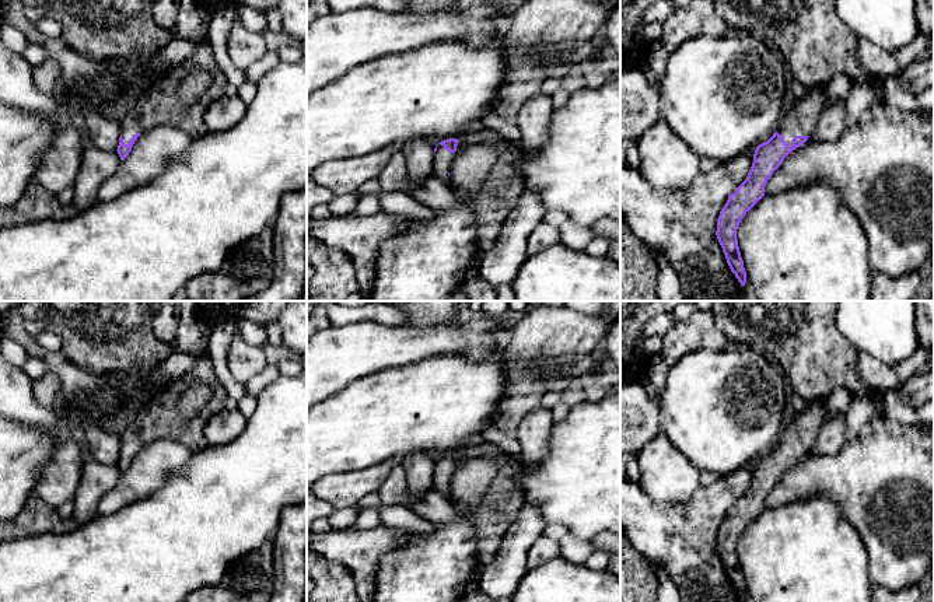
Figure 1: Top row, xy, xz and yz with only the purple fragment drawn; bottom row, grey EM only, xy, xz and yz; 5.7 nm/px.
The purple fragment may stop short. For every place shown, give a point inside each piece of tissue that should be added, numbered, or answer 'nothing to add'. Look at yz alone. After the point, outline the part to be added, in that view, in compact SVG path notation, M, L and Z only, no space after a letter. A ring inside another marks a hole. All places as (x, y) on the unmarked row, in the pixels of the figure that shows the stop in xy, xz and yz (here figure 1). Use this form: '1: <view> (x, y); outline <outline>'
1: yz (801, 433); outline M823 399L808 400L808 406L802 412L795 412L790 426L780 433L777 447L784 451L787 459L795 449L809 449L825 421Z

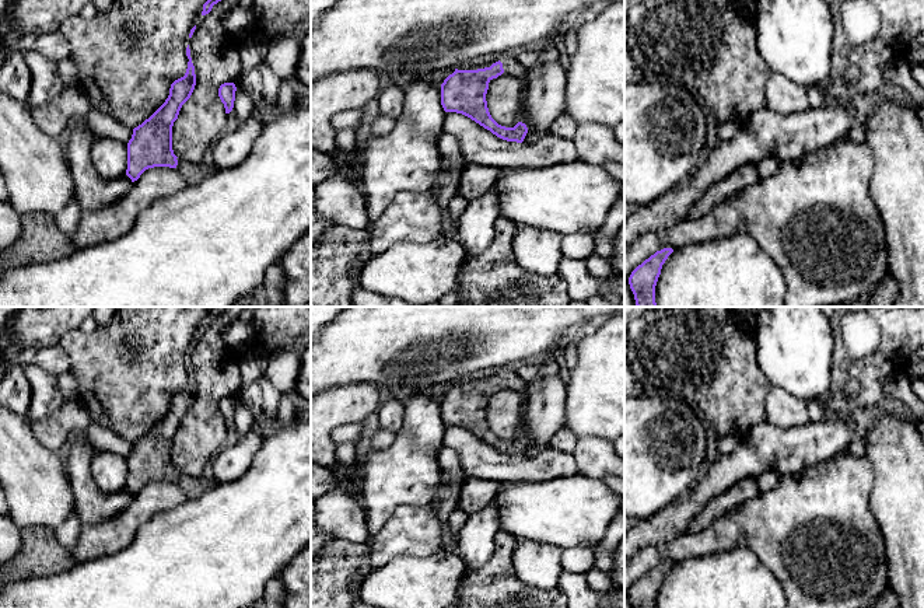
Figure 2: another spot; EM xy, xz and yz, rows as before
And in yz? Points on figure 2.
nothing to add

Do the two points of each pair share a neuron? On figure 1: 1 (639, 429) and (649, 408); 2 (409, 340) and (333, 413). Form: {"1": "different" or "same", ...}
{"1": "same", "2": "different"}

